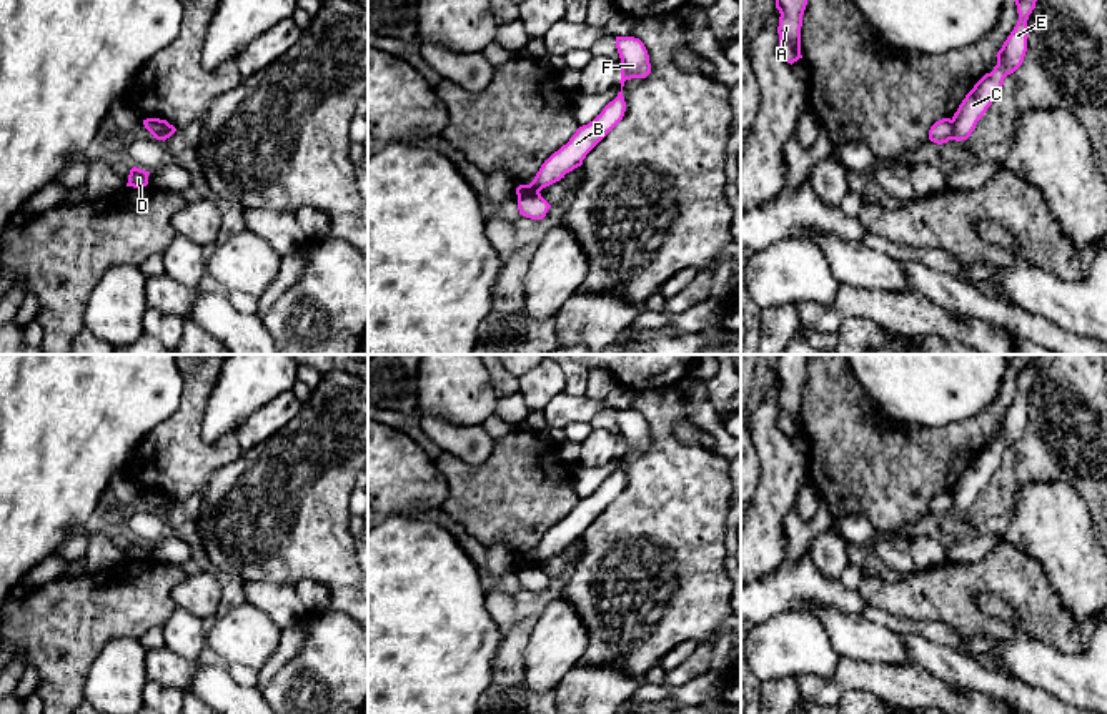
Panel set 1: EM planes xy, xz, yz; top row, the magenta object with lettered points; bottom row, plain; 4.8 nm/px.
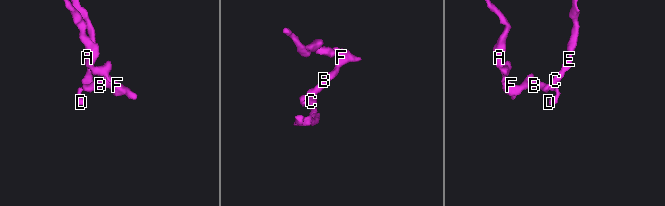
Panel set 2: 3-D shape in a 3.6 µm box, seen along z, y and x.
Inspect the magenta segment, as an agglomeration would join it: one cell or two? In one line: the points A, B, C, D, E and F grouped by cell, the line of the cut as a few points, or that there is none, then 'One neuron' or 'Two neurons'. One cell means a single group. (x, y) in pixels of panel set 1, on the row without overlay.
Groups: A B F / C D E. Split along xz (538, 563), (518, 570). Two neurons

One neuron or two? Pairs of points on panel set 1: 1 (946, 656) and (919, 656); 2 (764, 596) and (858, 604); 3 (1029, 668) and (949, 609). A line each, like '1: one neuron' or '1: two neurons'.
1: one neuron
2: one neuron
3: two neurons

